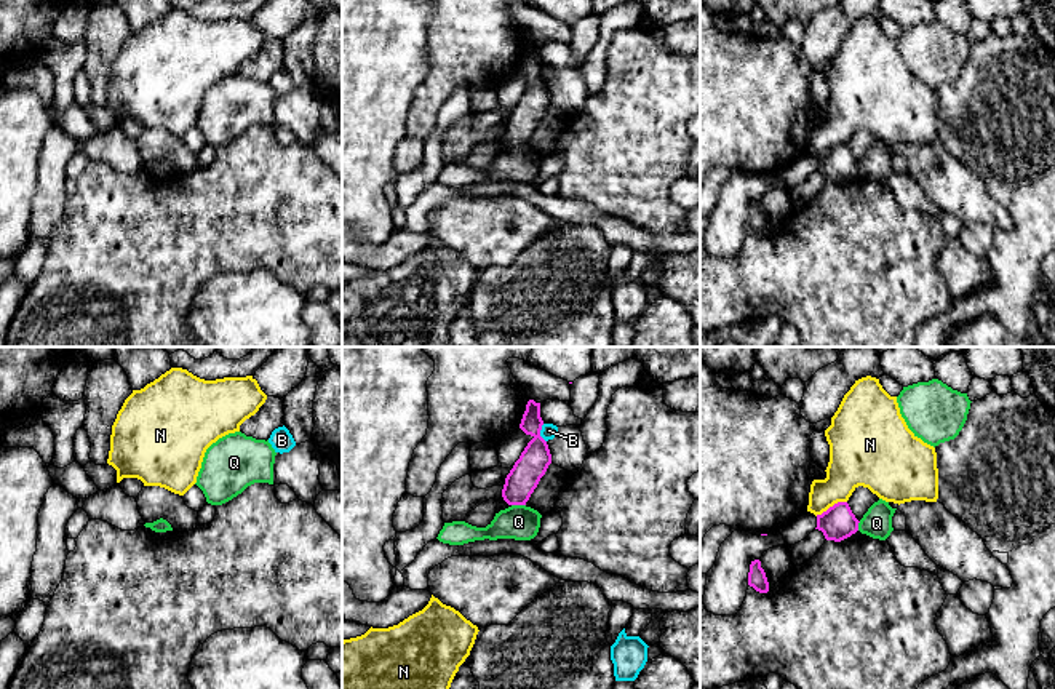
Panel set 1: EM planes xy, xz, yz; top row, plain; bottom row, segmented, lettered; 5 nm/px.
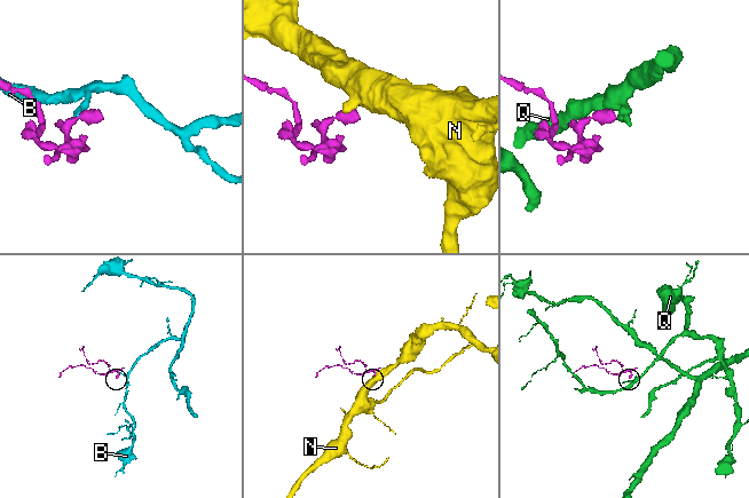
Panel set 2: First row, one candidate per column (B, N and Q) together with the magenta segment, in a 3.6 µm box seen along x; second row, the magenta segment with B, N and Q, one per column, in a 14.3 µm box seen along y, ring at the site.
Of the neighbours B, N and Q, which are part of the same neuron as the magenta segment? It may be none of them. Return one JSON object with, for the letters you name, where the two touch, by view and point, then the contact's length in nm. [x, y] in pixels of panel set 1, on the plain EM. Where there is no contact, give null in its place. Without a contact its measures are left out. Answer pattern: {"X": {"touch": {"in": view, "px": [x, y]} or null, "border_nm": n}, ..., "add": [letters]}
{"add": []}

